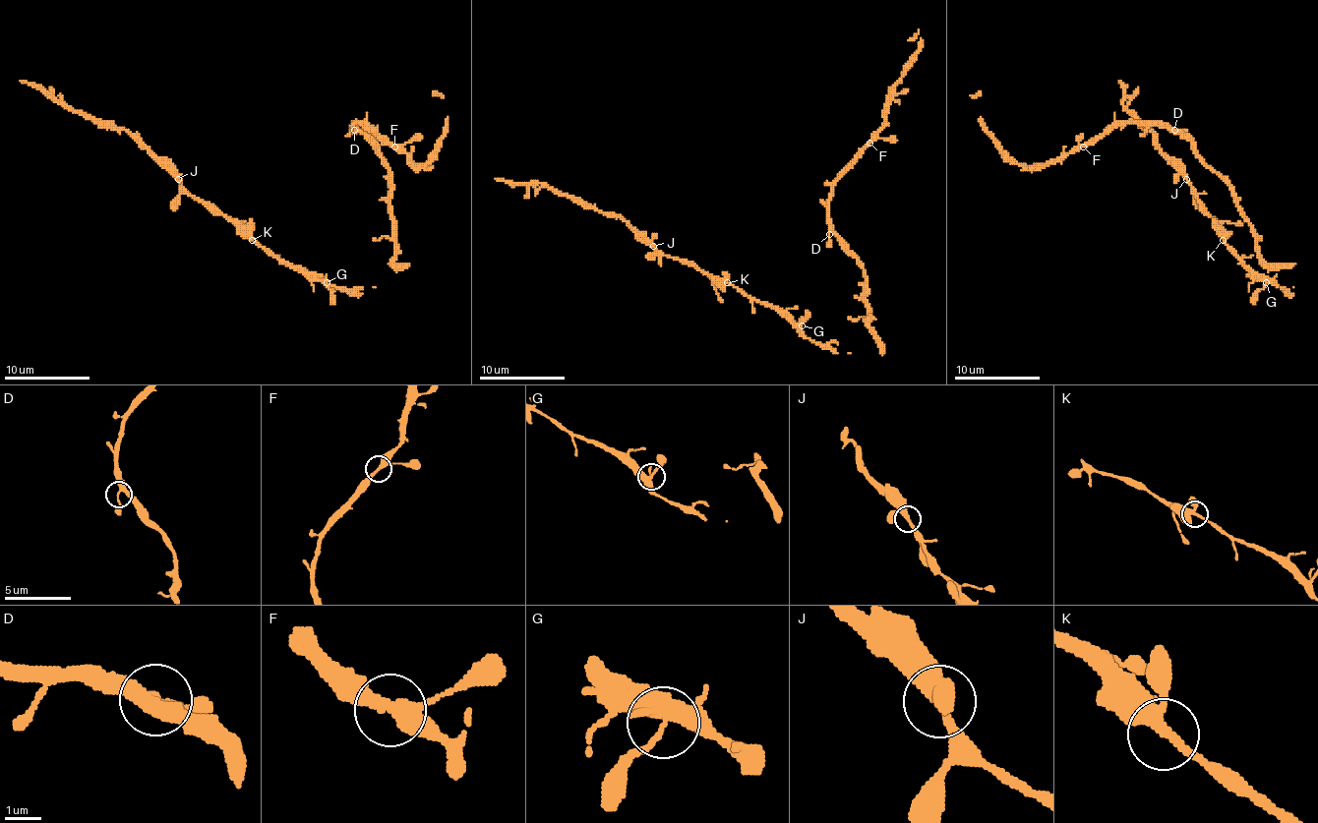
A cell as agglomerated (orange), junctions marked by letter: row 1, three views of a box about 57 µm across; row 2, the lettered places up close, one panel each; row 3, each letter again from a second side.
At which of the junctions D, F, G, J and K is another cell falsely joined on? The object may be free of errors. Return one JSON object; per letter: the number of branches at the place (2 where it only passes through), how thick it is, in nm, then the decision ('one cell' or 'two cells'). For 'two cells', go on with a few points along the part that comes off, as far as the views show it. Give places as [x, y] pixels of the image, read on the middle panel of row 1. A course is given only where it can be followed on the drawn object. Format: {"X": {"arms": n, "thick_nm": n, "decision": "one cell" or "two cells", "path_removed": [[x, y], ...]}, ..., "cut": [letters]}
{"D": {"arms": 3, "thick_nm": 190, "decision": "one cell"}, "F": {"arms": 3, "thick_nm": 280, "decision": "one cell"}, "G": {"arms": 4, "thick_nm": 320, "decision": "one cell"}, "J": {"arms": 3, "thick_nm": 280, "decision": "one cell"}, "K": {"arms": 3, "thick_nm": 280, "decision": "one cell"}, "cut": []}

